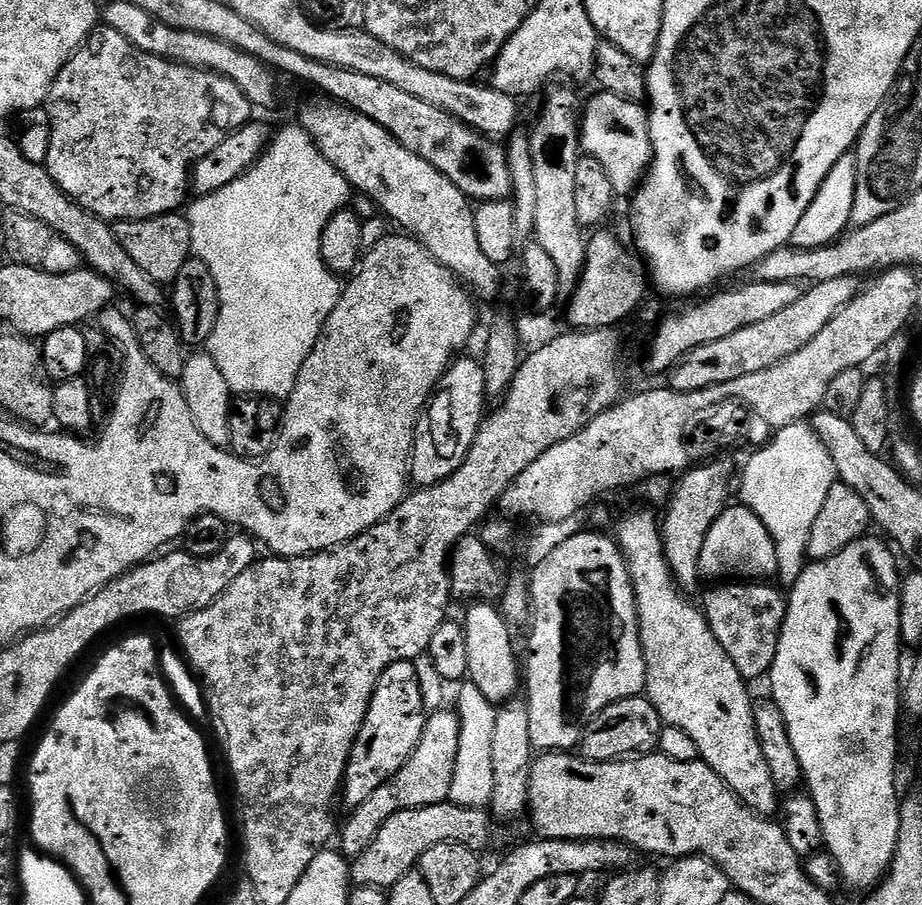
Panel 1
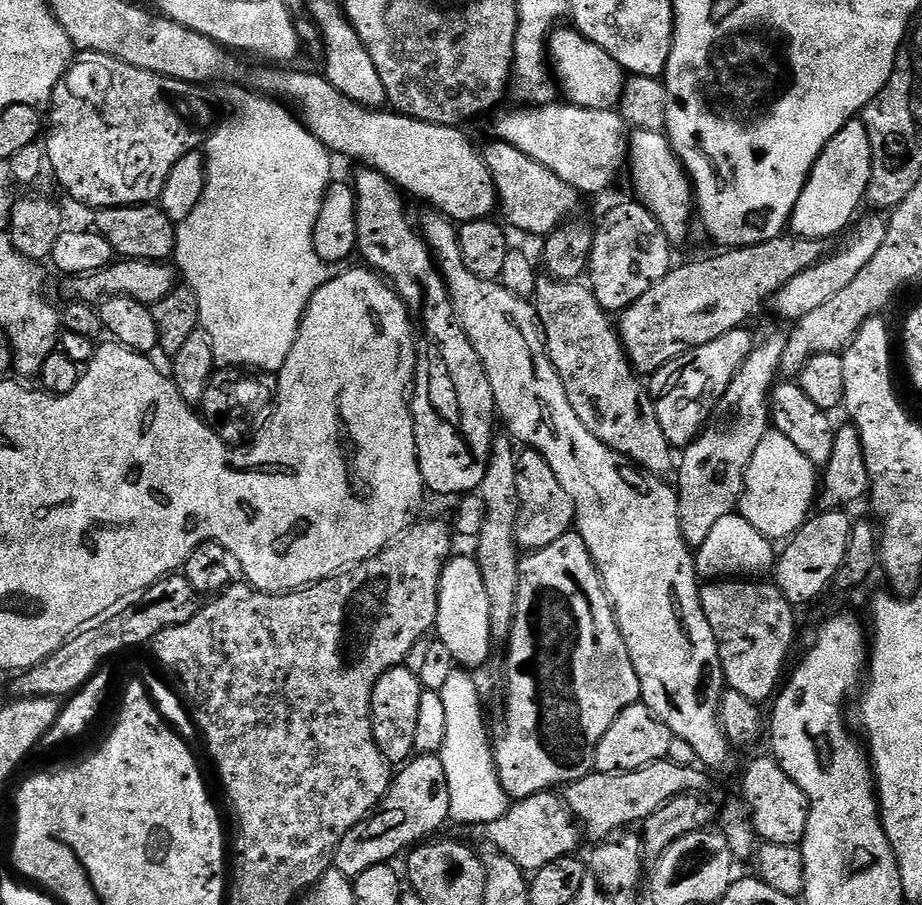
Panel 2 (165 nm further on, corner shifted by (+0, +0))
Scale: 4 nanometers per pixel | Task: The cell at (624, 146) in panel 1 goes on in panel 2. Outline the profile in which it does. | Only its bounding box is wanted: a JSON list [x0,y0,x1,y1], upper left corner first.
[629,131,694,246]

